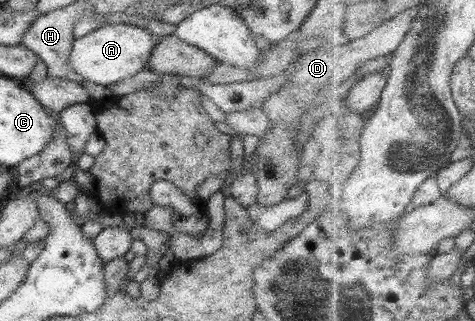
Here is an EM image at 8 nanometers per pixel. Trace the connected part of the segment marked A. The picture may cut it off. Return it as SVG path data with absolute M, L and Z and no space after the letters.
M105 24L104 27L94 29L84 37L74 38L69 67L82 80L110 87L113 83L149 69L147 64L150 62L150 54L160 40L162 35L157 35L138 25Z

